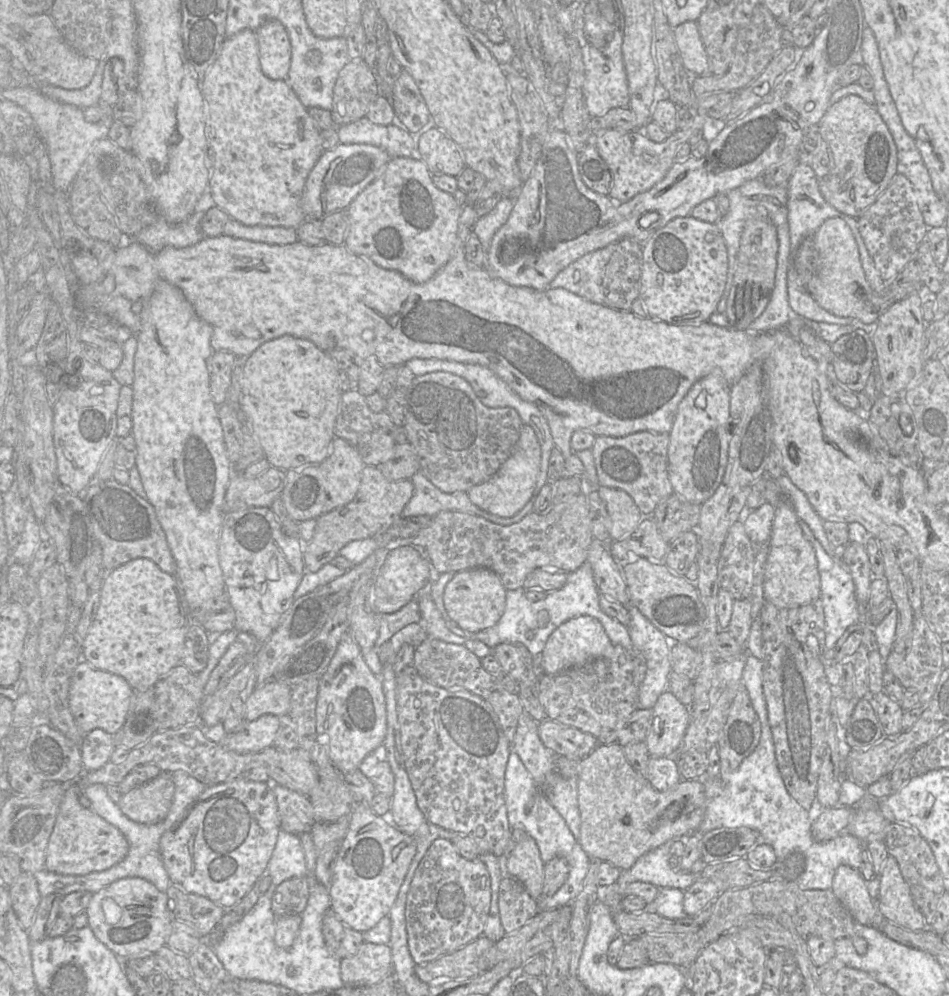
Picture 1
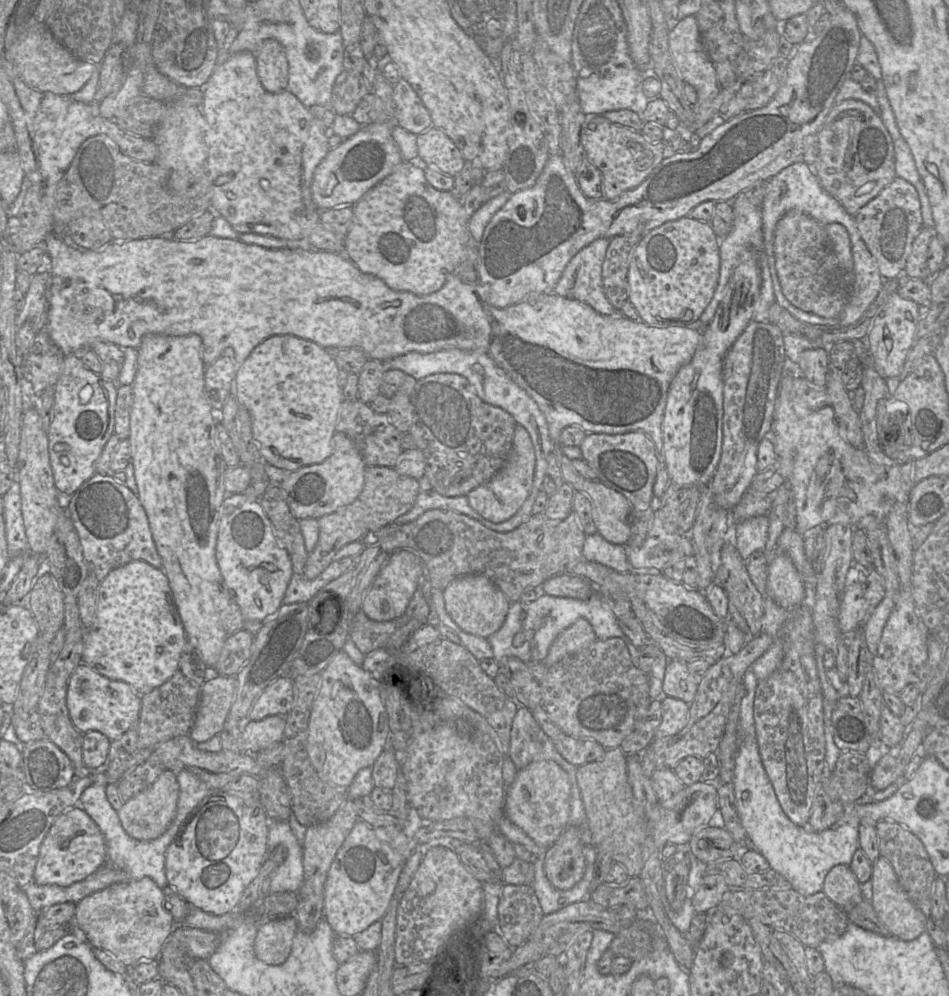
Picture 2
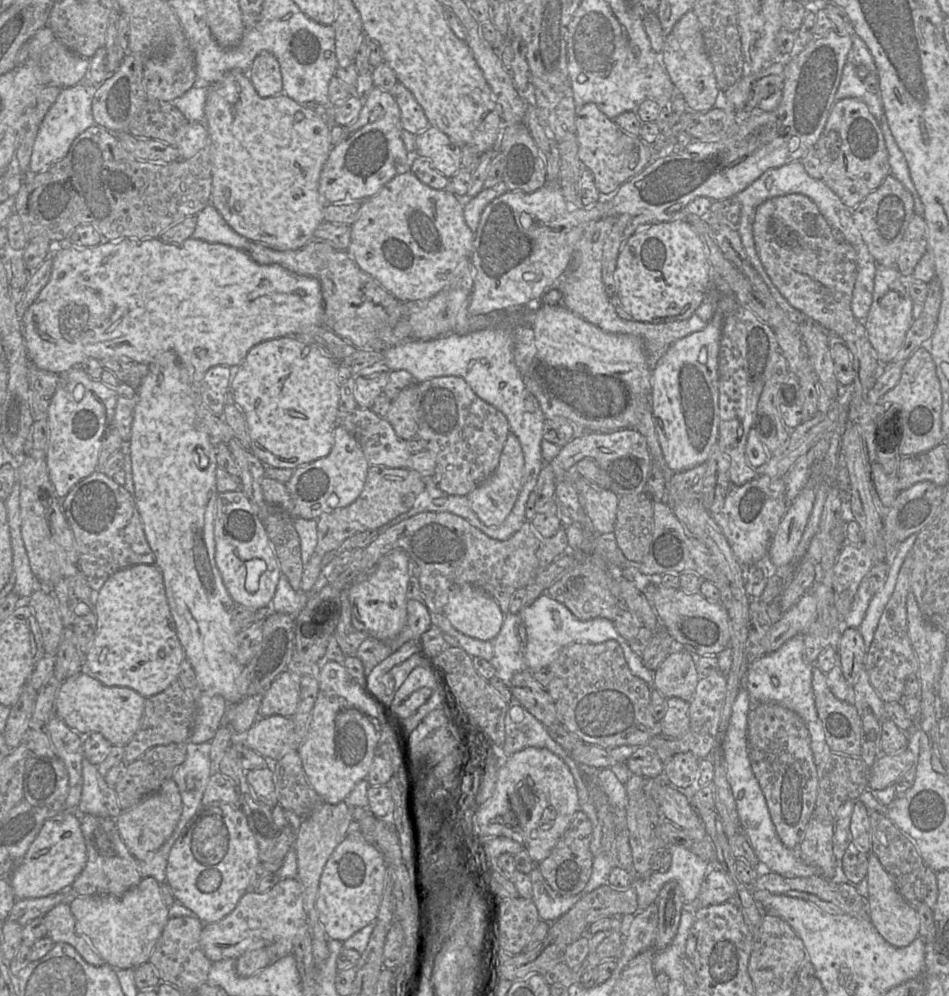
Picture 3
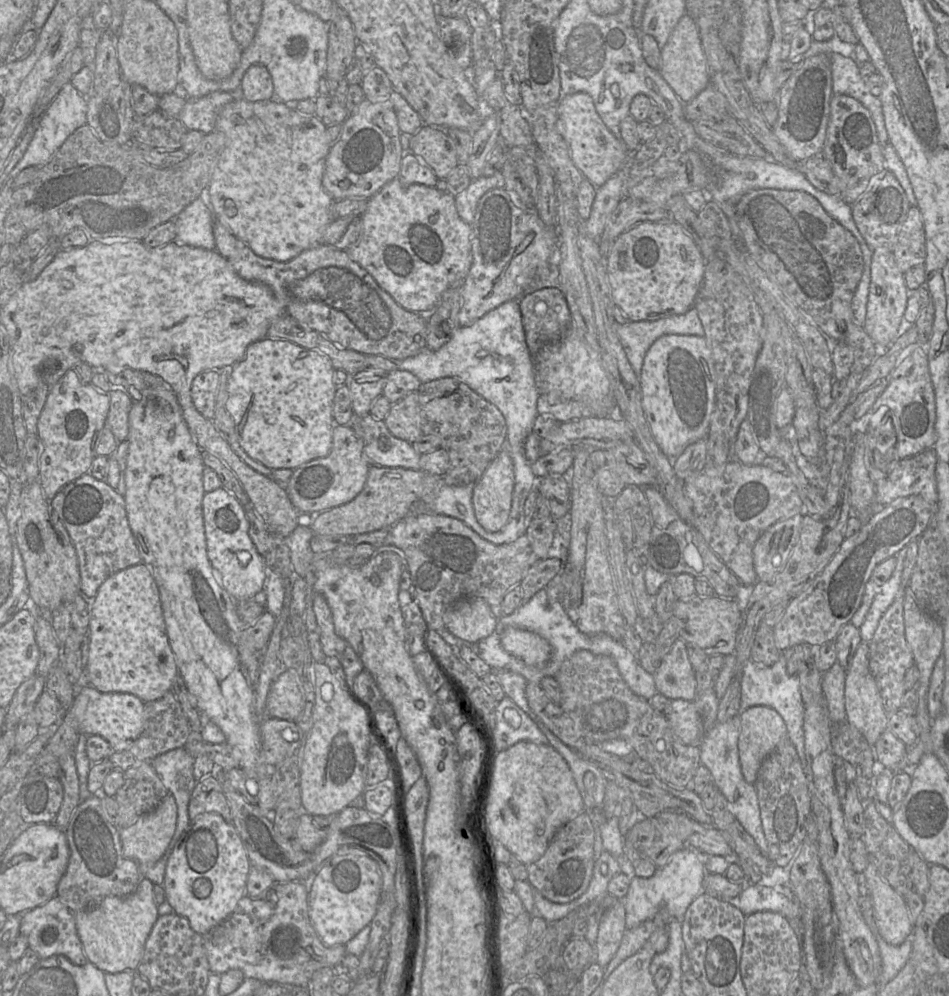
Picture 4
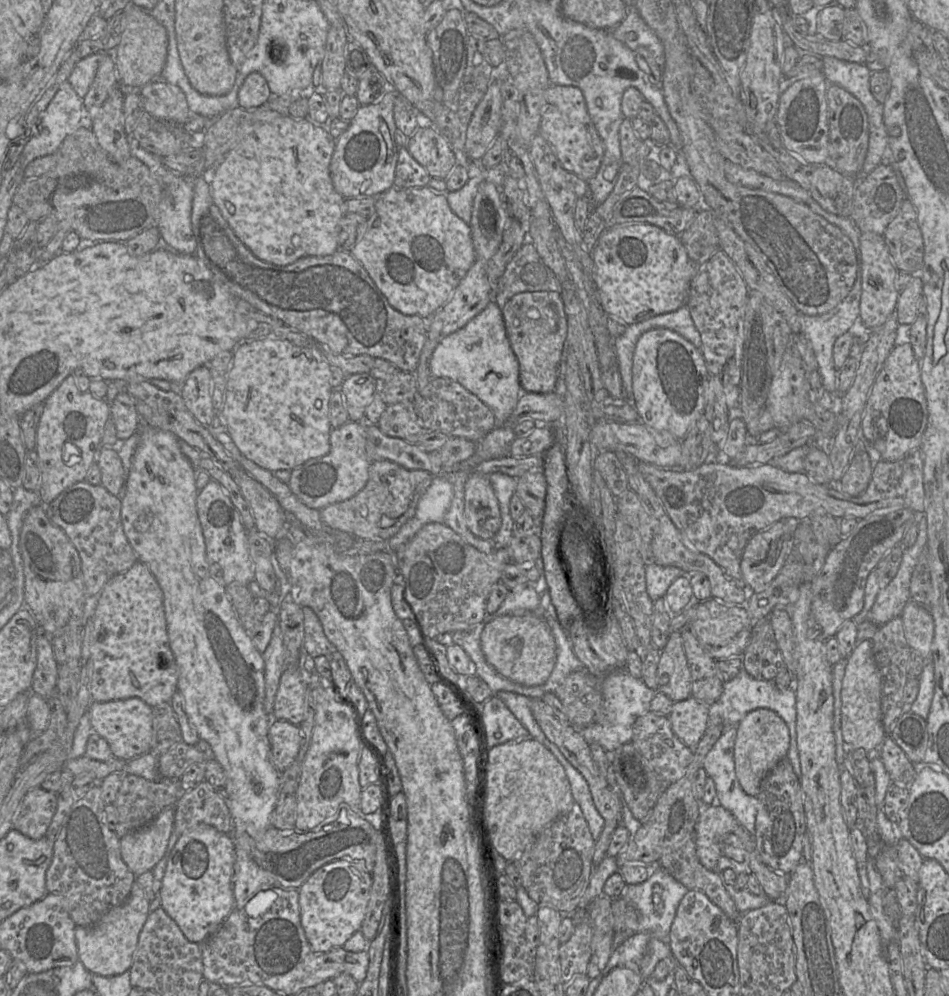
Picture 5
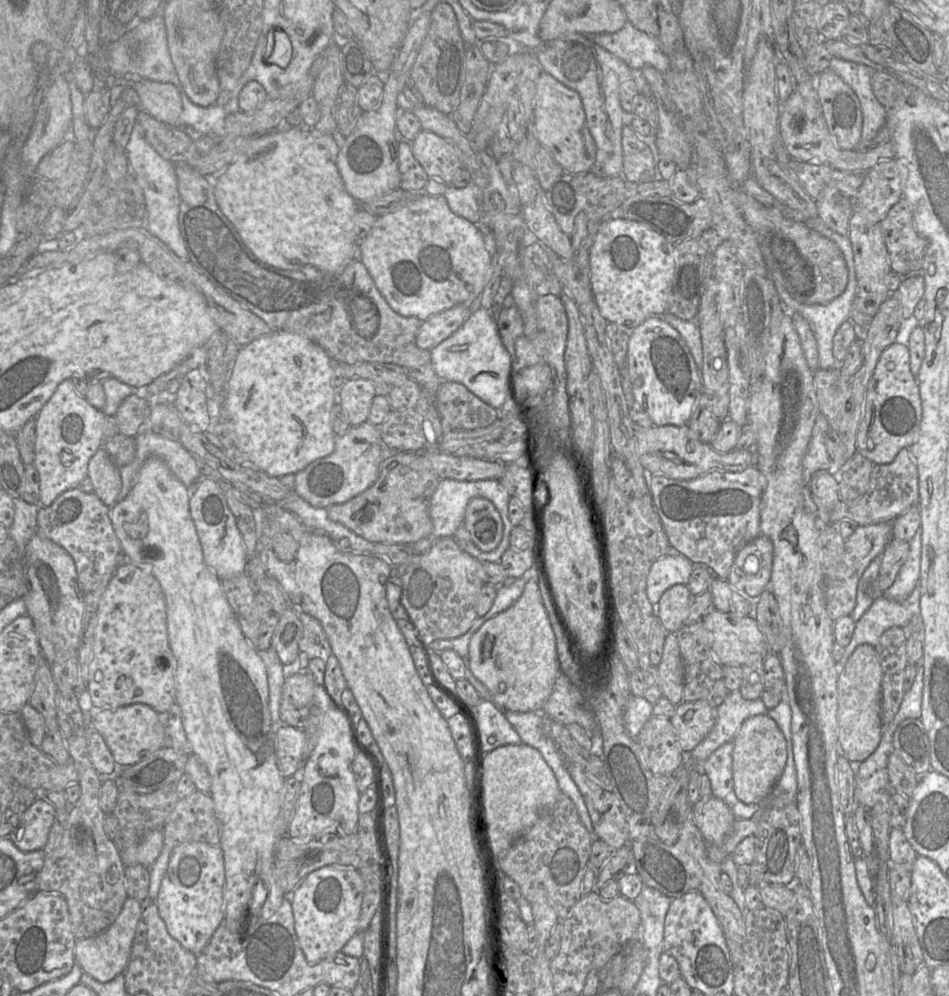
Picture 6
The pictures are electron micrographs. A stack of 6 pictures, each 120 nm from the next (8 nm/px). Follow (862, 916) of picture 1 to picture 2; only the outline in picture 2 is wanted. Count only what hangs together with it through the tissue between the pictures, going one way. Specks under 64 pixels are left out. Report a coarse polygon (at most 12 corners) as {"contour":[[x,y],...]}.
{"contour":[[835,865],[822,892],[846,912],[864,900],[850,867]]}

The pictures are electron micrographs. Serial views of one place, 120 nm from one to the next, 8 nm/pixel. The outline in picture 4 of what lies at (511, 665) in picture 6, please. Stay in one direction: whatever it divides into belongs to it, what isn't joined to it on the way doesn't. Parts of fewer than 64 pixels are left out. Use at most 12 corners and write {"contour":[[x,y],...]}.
{"contour":[[514,627],[500,634],[501,647],[529,666],[544,666],[550,644]]}

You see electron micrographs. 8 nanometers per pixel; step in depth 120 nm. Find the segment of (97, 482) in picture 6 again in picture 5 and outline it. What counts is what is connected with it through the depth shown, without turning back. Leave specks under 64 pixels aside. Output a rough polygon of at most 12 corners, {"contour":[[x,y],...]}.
{"contour":[[100,447],[101,485],[117,496],[124,471],[117,447]]}

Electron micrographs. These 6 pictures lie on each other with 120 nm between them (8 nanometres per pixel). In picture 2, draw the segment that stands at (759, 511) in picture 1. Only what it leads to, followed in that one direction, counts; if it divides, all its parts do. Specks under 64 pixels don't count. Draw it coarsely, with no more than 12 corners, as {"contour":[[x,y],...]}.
{"contour":[[768,515],[738,523],[735,546],[743,559],[764,549]]}

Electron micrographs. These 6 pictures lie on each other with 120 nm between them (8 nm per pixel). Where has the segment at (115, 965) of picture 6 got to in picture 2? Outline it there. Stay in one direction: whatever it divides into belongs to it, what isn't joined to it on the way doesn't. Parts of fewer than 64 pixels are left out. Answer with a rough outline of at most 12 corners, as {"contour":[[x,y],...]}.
{"contour":[[149,877],[84,897],[74,920],[127,967],[176,927]]}

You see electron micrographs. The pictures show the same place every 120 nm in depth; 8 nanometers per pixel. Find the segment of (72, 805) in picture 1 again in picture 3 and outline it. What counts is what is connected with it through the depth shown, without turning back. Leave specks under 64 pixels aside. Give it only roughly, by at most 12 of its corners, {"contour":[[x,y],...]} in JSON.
{"contour":[[78,812],[48,819],[8,878],[16,899],[71,887],[87,849]]}

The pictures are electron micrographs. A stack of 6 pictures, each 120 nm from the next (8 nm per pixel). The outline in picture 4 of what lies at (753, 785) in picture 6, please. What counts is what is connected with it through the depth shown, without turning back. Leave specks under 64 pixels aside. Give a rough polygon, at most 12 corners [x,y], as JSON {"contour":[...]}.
{"contour":[[758,705],[740,712],[746,782],[787,738],[783,718]]}

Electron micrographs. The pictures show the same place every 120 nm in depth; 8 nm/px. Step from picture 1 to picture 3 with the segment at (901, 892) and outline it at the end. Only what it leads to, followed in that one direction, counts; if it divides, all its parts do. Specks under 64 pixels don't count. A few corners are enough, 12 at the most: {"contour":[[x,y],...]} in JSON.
{"contour":[[868,854],[868,916],[906,947],[920,931],[916,909],[878,857]]}

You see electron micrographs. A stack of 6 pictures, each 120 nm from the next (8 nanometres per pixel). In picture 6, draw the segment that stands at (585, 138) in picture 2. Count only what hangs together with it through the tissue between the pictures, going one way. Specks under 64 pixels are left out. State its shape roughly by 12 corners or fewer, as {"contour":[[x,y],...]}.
{"contour":[[542,72],[534,136],[569,173],[596,145],[579,94]]}

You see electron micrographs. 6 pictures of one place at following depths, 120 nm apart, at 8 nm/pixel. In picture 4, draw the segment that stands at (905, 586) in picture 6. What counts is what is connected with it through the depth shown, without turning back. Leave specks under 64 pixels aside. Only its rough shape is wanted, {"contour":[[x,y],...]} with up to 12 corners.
{"contour":[[907,546],[896,553],[891,577],[878,587],[859,628],[872,639],[900,588]]}

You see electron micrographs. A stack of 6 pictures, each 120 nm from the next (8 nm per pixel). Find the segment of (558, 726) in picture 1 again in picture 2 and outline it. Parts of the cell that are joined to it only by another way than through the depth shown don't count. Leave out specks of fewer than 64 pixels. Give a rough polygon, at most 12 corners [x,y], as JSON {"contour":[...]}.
{"contour":[[564,733],[552,740],[575,766],[601,760],[606,749],[593,739]]}

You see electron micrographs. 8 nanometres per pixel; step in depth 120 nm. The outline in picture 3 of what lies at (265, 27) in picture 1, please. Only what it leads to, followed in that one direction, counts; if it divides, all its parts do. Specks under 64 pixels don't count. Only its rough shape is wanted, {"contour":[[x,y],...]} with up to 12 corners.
{"contour":[[259,53],[248,76],[262,98],[283,93],[276,57]]}

